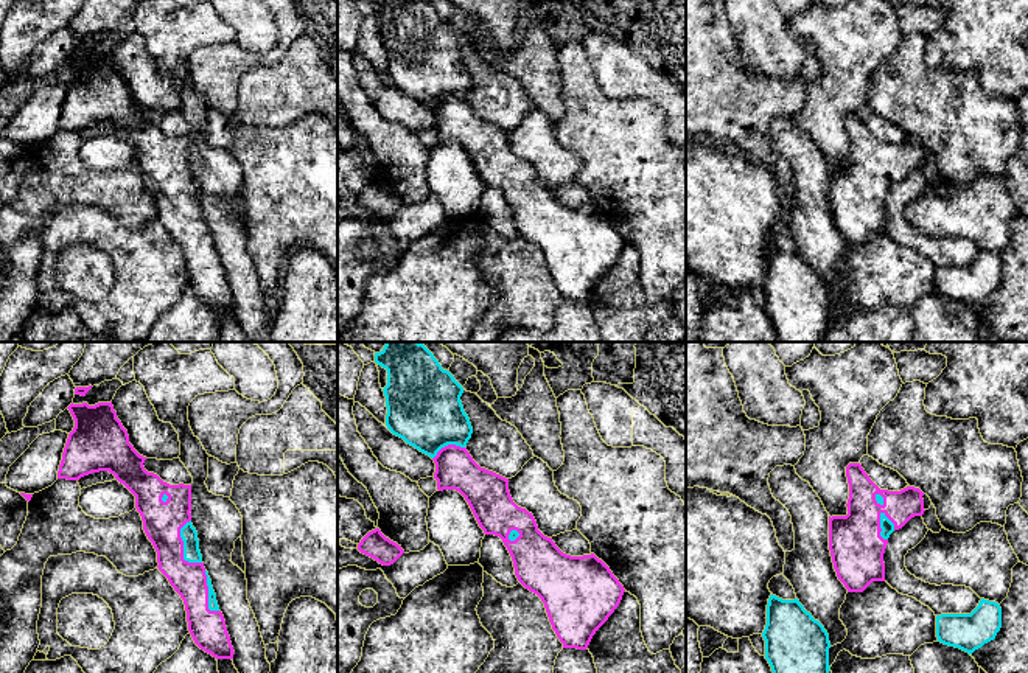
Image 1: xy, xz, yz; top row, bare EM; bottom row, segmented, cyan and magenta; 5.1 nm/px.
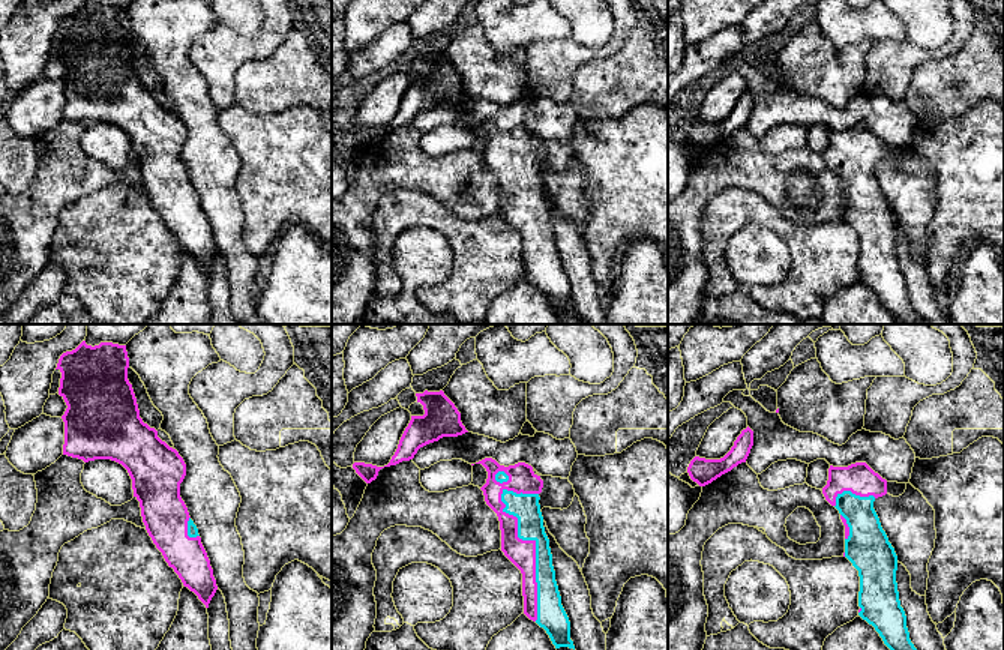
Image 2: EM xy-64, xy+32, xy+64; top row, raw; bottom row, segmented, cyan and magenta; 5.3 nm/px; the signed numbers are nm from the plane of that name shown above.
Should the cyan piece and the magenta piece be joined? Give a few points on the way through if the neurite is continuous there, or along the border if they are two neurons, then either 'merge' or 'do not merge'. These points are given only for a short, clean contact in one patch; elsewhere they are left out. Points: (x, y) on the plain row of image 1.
merge

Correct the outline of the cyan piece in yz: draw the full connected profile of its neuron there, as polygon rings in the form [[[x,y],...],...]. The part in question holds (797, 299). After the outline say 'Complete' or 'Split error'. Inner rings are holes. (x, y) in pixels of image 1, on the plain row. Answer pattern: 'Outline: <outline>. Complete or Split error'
Outline: [[[770,247],[762,289],[779,342],[824,342],[830,322],[829,286],[798,250]]]. Complete

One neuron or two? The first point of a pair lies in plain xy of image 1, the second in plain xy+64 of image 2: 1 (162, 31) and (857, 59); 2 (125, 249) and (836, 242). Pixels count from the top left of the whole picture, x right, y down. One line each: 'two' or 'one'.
1: two
2: one

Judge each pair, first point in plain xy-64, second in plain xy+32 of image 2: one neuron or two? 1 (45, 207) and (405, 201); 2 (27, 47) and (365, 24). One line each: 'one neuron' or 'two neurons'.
1: two neurons
2: one neuron

